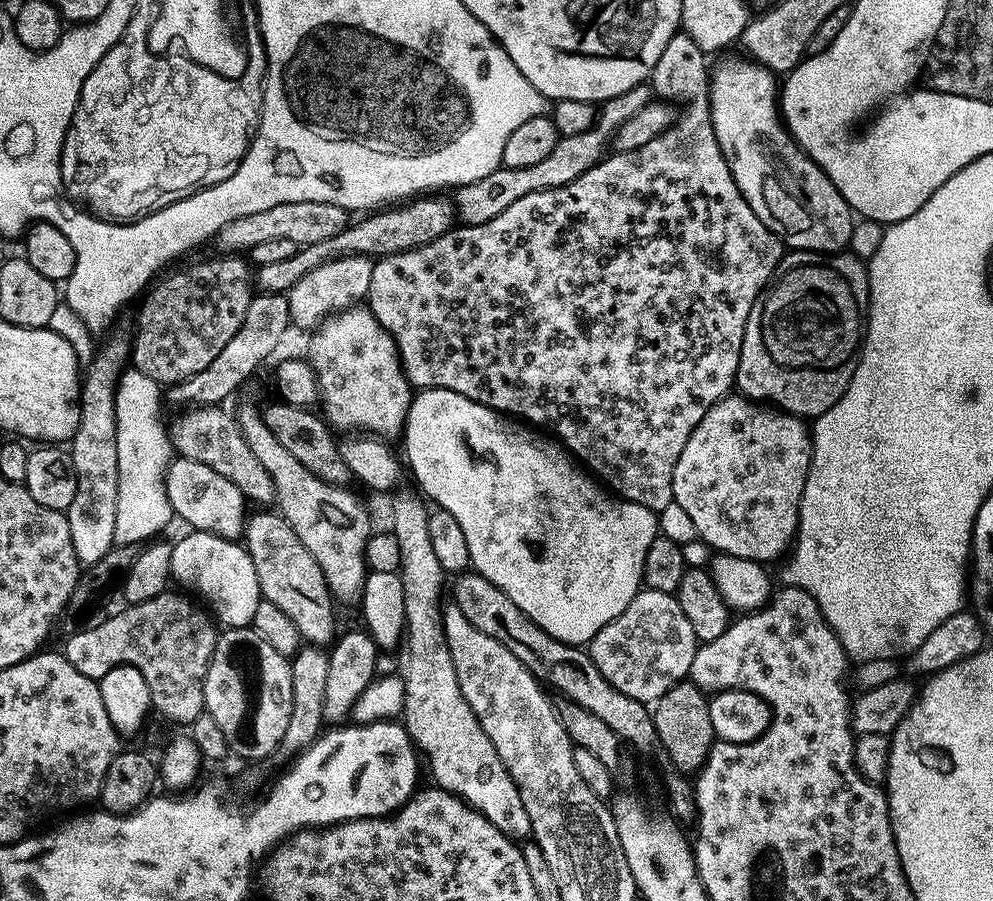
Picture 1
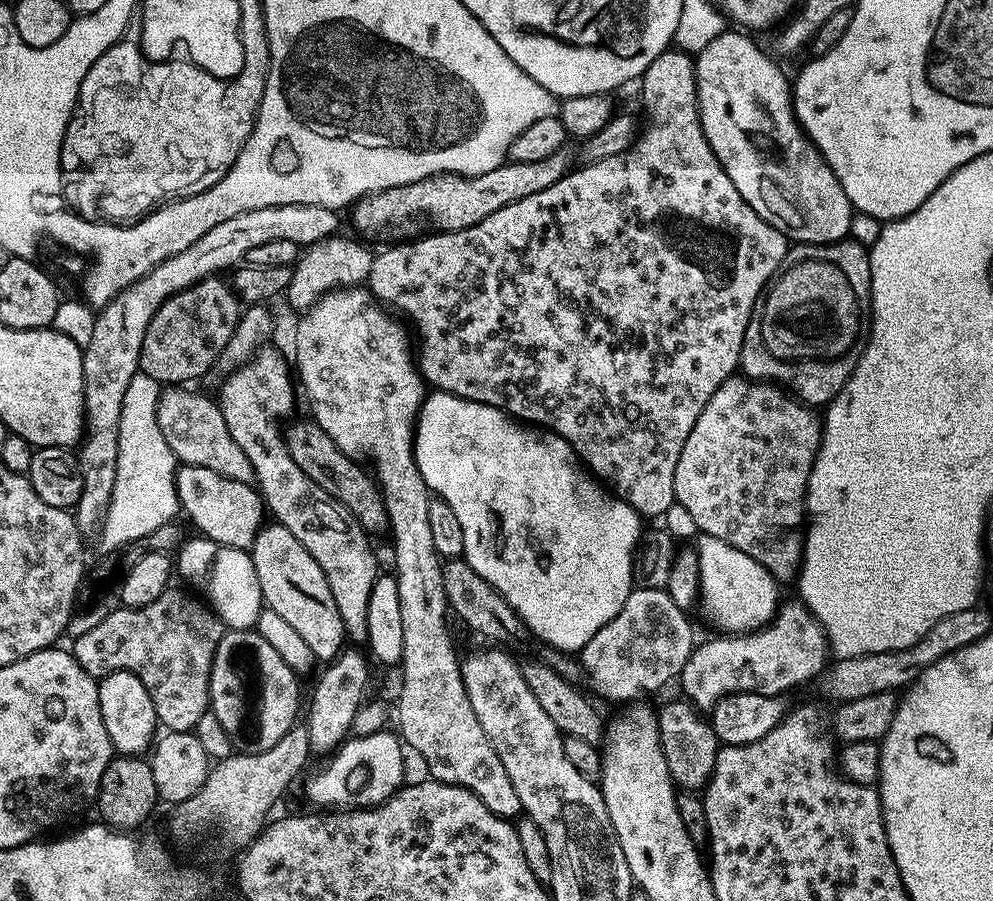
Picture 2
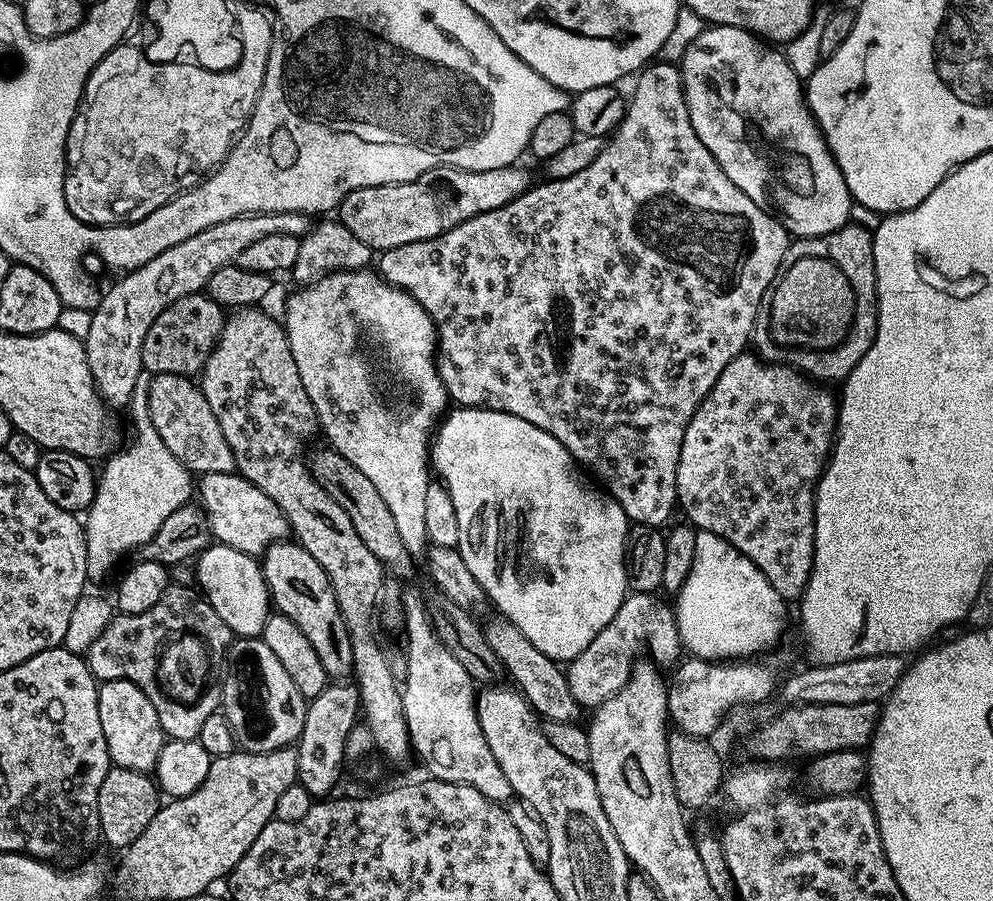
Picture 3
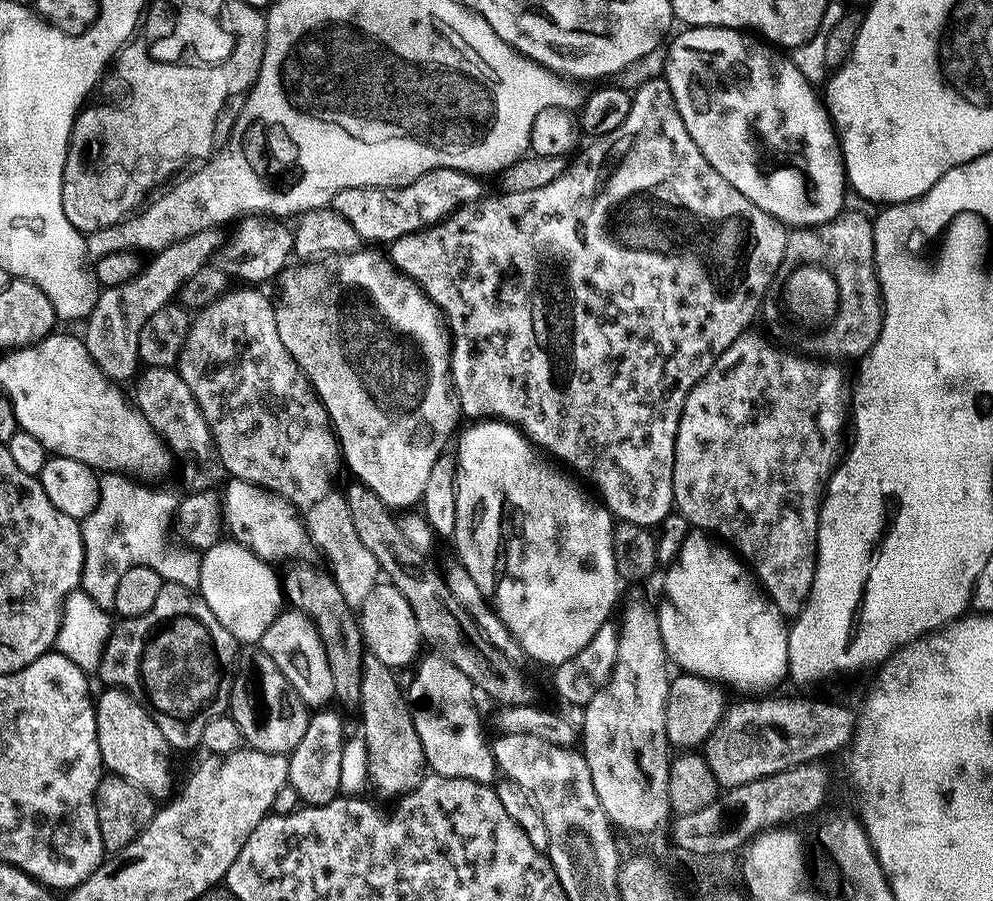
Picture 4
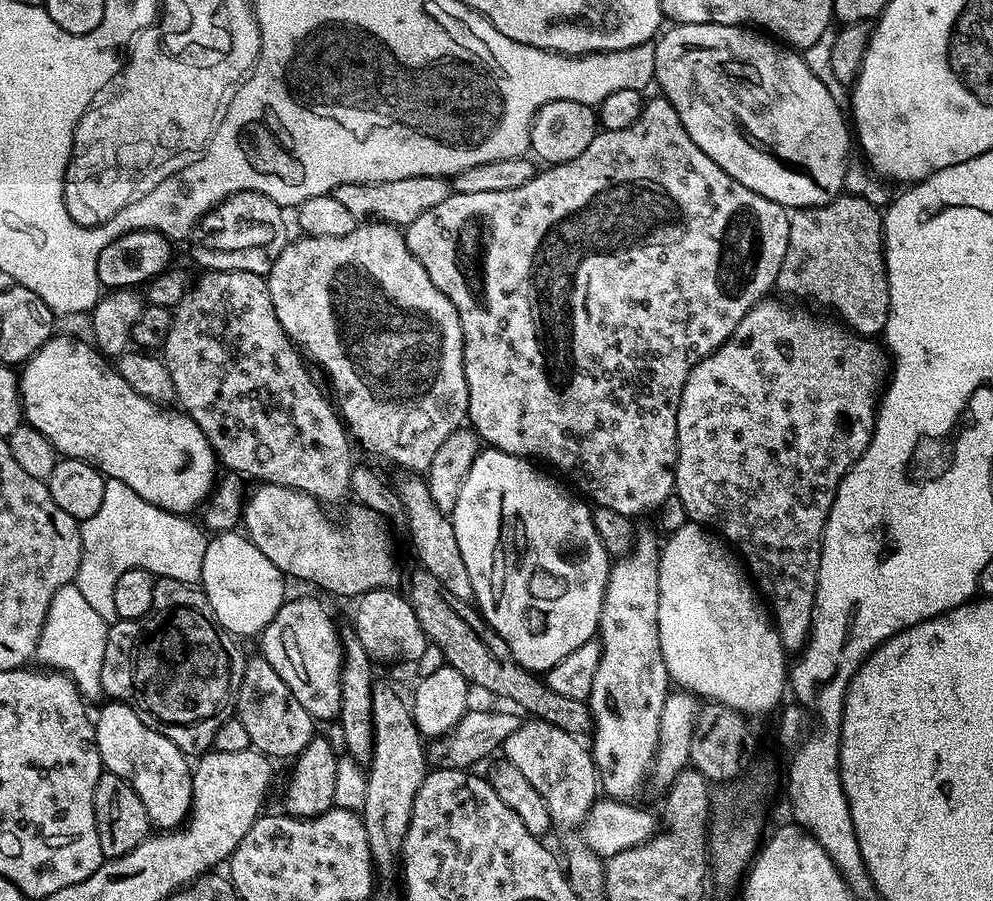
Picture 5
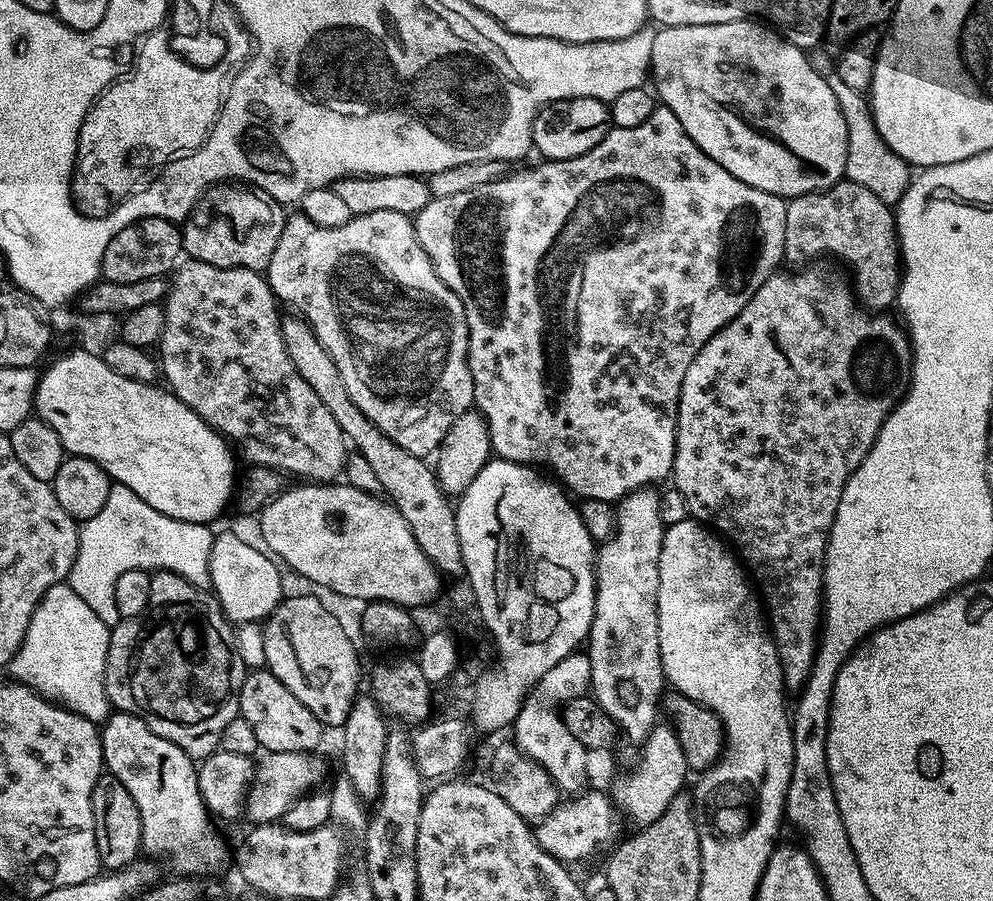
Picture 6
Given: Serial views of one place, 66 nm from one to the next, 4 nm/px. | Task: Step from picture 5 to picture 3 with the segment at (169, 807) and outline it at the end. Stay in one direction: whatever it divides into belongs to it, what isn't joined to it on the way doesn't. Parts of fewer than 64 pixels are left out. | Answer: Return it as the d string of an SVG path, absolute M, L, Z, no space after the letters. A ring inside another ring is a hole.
M105 680L99 689L98 719L102 722L102 734L106 734L106 746L113 765L151 773L166 741L162 722L158 722L158 710L154 710L154 702L129 680Z

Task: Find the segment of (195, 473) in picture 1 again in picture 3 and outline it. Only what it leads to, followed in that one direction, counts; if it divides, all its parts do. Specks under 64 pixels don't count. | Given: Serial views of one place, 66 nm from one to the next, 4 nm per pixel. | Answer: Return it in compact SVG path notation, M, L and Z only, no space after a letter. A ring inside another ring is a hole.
M236 472L203 473L198 480L198 503L208 516L213 537L247 556L263 557L267 548L289 535L288 519L274 498L262 494L258 486Z

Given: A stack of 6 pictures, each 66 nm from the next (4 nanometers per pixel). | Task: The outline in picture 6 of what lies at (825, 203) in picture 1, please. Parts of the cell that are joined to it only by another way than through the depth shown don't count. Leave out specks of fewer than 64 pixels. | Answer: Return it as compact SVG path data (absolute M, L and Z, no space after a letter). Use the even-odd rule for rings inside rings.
M749 18L710 26L661 27L654 38L654 54L650 69L651 79L653 81L656 79L655 95L663 107L674 110L678 122L682 122L682 130L686 130L686 134L690 134L692 141L707 156L714 158L714 162L718 162L718 166L722 166L722 170L734 174L734 178L746 182L746 186L754 186L758 190L766 190L770 194L785 198L805 196L811 192L824 192L845 179L846 146L848 145L846 142L846 118L838 106L838 98L834 98L834 90L830 90L828 76L820 73L808 61L809 53L785 40L775 27L769 26L767 23L764 23L765 25L760 23L764 22L756 18Z

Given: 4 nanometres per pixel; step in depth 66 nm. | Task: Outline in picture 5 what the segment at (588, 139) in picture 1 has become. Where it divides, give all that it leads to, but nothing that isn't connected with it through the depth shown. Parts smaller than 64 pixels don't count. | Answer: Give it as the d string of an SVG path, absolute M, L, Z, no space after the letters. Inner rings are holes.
M417 174L410 178L384 180L375 182L349 182L339 184L331 193L350 214L354 214L357 222L379 222L407 226L418 218L418 214L426 214L426 210L434 210L438 202L442 202L450 195L450 184L440 174Z

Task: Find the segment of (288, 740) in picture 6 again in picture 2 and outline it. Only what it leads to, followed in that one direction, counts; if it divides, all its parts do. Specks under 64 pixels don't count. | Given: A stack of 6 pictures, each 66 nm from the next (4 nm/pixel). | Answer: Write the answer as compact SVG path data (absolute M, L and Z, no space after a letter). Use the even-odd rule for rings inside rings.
M228 630L221 635L212 659L210 710L222 722L237 753L265 752L297 723L302 712L297 673L254 630Z

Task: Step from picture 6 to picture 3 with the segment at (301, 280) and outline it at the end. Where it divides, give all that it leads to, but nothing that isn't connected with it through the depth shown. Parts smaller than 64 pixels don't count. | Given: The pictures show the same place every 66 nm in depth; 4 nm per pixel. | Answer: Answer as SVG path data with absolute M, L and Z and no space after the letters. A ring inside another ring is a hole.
M376 270L330 272L296 291L300 292L289 298L288 309L282 315L282 327L288 334L290 354L294 354L302 386L310 394L319 431L322 436L324 432L325 441L334 451L370 478L386 506L390 506L408 553L413 558L423 557L429 547L426 490L430 483L430 445L438 417L450 404L436 369L434 322L413 296L387 284Z

